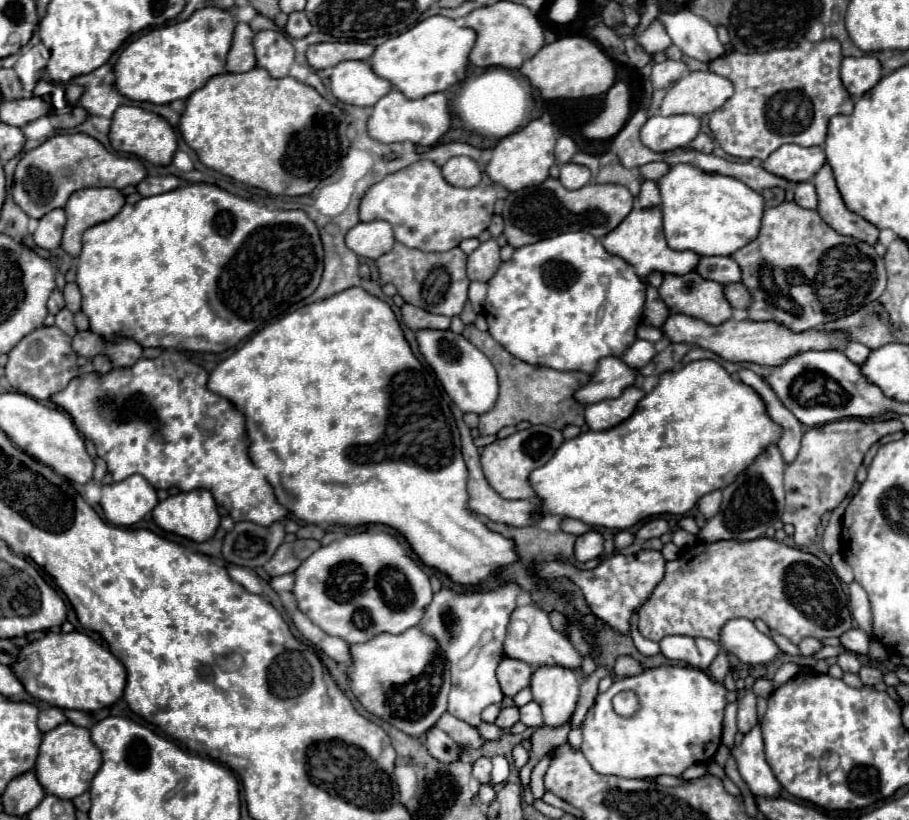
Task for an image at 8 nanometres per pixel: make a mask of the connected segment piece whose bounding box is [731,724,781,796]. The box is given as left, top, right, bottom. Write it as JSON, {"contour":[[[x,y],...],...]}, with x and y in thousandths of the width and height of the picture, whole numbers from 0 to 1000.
{"contour":[[[835,883],[820,895],[813,910],[806,910],[804,922],[809,924],[813,944],[822,954],[828,968],[833,971],[855,971],[857,968],[859,959],[842,927]]]}

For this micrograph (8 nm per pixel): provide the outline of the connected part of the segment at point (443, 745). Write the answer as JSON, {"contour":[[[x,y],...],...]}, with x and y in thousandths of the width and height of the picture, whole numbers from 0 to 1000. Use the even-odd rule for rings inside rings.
{"contour":[[[476,885],[470,895],[470,912],[472,912],[472,920],[487,932],[496,932],[505,924],[503,907],[481,885]]]}

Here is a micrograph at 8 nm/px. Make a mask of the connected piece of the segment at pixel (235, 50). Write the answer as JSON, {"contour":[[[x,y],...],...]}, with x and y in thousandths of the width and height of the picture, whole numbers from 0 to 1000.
{"contour":[[[263,27],[259,34],[259,41],[256,41],[254,59],[248,68],[250,88],[272,88],[272,85],[281,83],[281,66],[278,66],[276,46],[278,46],[278,37],[272,29]]]}

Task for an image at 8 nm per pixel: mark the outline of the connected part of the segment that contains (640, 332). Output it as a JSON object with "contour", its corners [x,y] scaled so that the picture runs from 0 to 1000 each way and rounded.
{"contour":[[[705,395],[701,400],[701,412],[707,412],[707,415],[714,415],[714,417],[723,417],[729,412],[729,405],[725,400],[718,400],[718,398],[710,398]]]}

